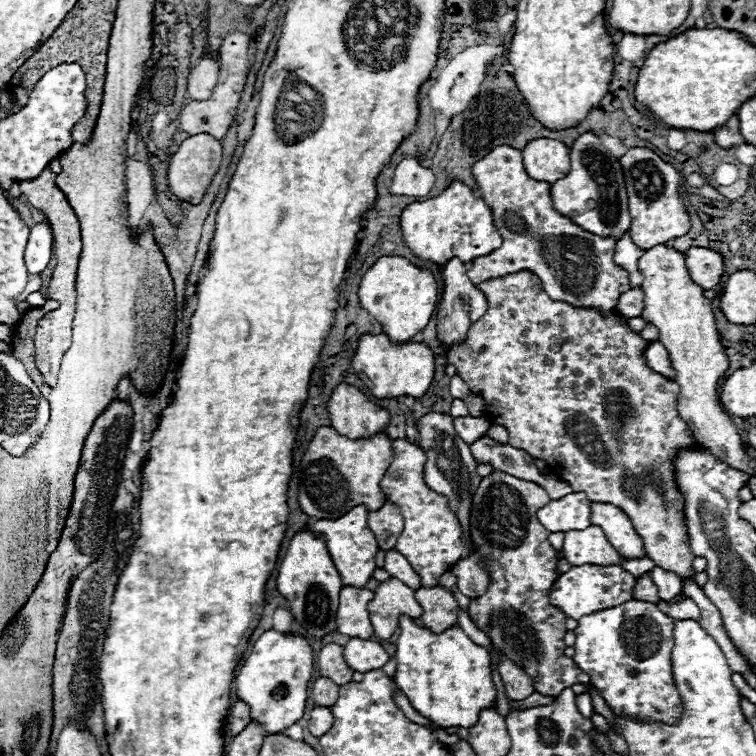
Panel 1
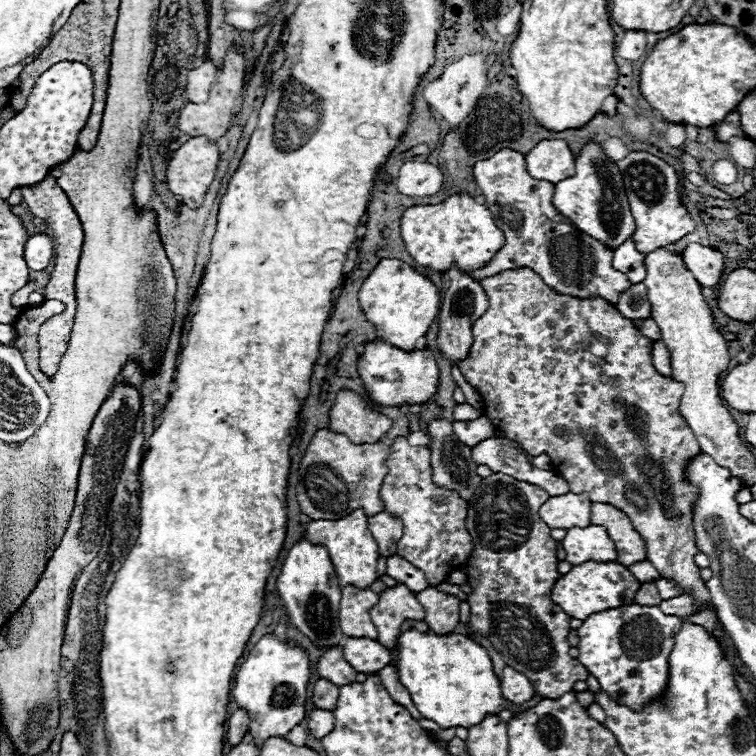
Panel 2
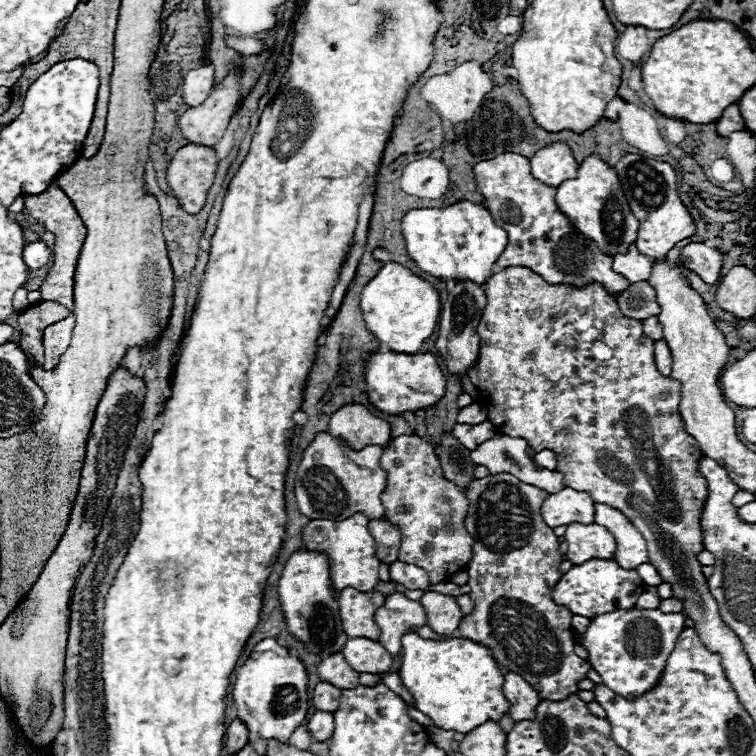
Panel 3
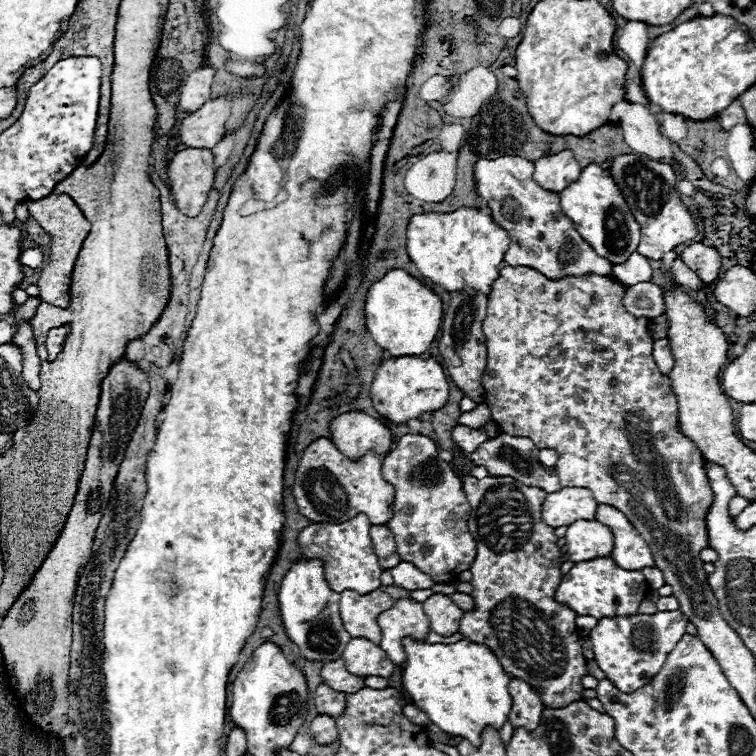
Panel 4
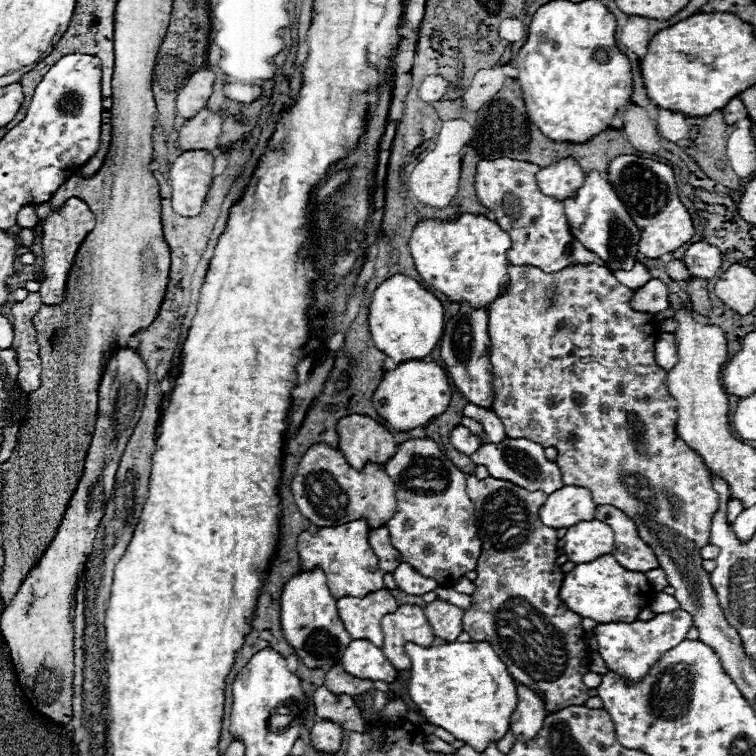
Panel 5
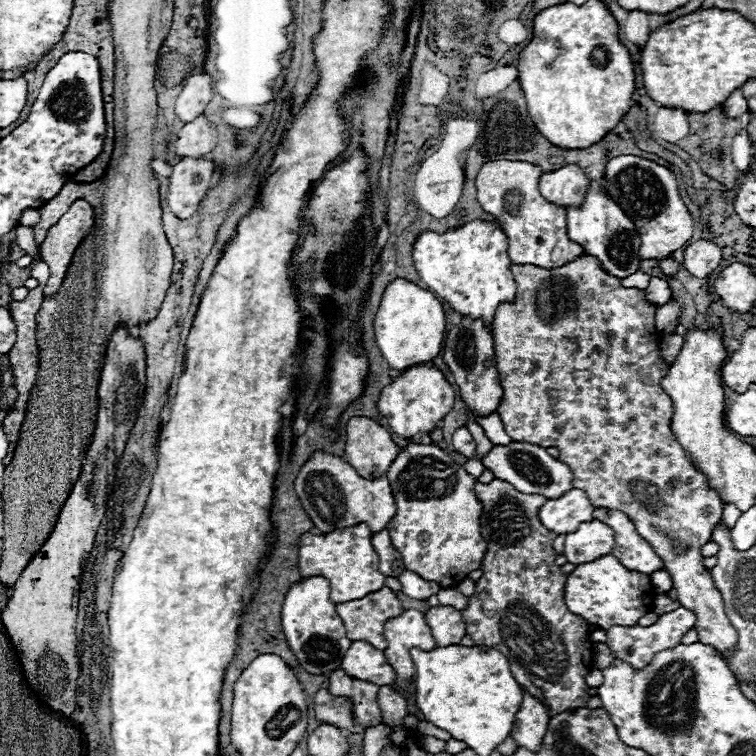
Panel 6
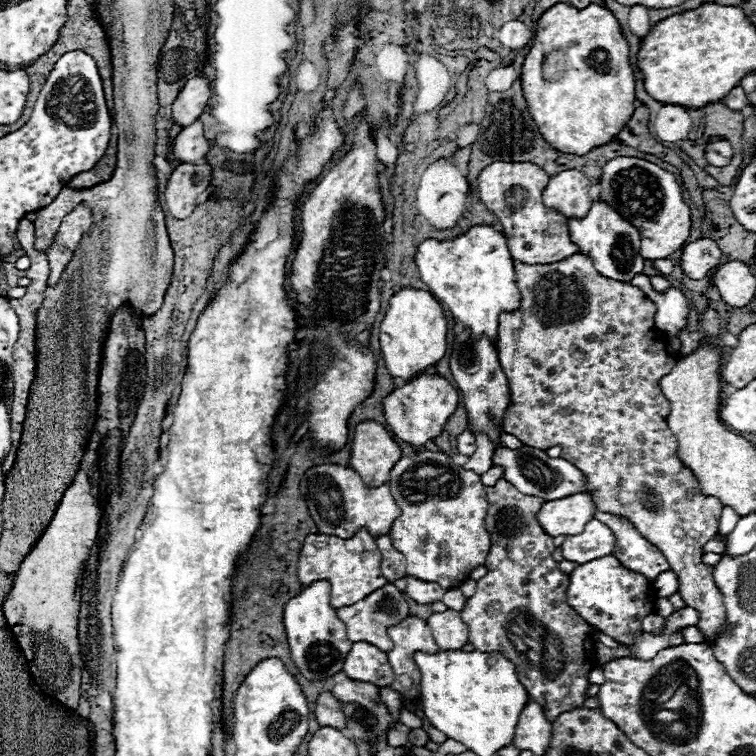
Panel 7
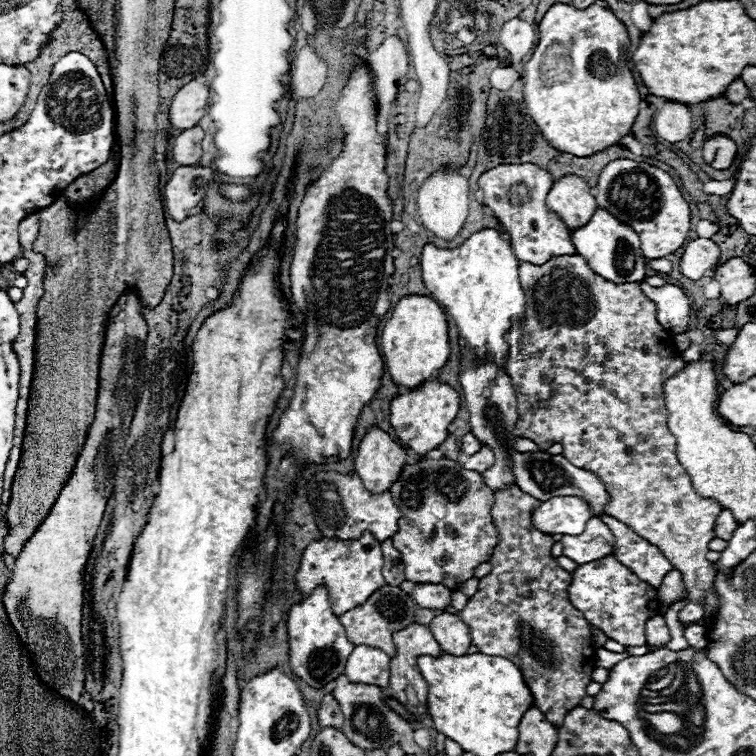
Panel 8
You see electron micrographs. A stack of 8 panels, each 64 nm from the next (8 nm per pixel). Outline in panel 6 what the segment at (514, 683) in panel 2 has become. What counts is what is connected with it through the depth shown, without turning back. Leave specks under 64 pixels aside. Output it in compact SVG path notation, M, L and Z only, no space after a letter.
M524 692L522 706L516 712L514 718L514 728L512 728L512 738L516 740L518 746L524 746L528 750L540 750L540 742L544 738L544 732L548 728L548 710L544 704L534 698L532 694Z

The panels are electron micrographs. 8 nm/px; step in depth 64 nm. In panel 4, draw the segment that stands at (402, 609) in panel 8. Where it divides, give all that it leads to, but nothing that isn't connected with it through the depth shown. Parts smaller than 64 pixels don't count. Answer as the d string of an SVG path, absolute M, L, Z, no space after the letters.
M354 590L340 594L340 618L350 636L364 636L374 644L380 644L382 632L376 622L378 614L392 606L392 598L382 590L360 596Z

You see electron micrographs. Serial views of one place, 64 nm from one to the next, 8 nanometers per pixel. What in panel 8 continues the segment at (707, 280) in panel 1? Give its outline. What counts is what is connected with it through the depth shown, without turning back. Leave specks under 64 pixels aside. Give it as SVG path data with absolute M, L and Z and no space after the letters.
M696 238L684 246L680 270L686 278L698 280L720 260L720 248L708 238Z

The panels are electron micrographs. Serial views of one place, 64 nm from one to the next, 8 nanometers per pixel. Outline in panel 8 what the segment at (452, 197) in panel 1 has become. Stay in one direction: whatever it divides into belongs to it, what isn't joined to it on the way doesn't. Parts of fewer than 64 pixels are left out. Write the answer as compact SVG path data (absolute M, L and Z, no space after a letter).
M494 228L474 232L456 248L438 248L426 244L420 254L422 280L432 298L452 316L460 336L482 358L490 352L498 366L504 368L508 344L504 340L510 320L524 318L524 292L518 280L518 260L502 234Z

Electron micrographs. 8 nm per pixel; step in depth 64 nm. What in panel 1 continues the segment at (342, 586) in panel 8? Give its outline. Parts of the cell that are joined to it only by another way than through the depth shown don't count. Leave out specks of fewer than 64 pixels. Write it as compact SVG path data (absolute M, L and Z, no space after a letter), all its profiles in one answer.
M360 504L360 506L354 506L348 514L336 518L336 520L324 518L324 520L316 520L316 522L310 524L312 530L324 534L326 548L328 548L332 560L334 560L336 570L342 576L344 586L356 586L356 588L364 586L372 578L372 572L376 568L374 556L376 556L378 544L376 544L376 538L366 524L366 520L368 520L368 508L364 504Z

